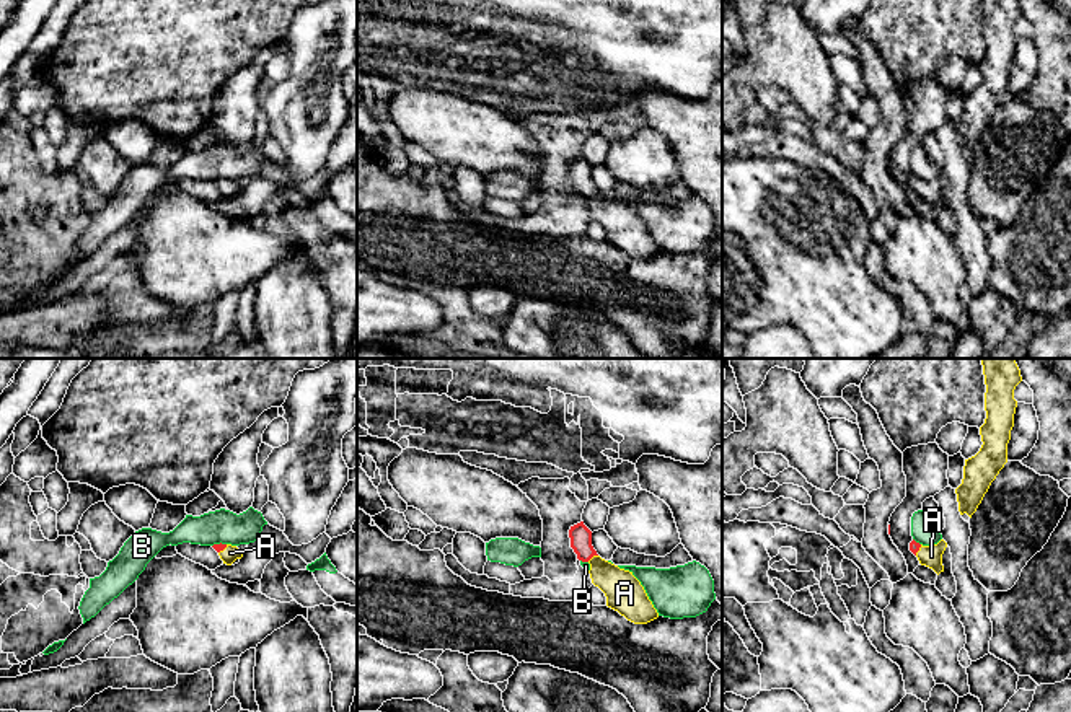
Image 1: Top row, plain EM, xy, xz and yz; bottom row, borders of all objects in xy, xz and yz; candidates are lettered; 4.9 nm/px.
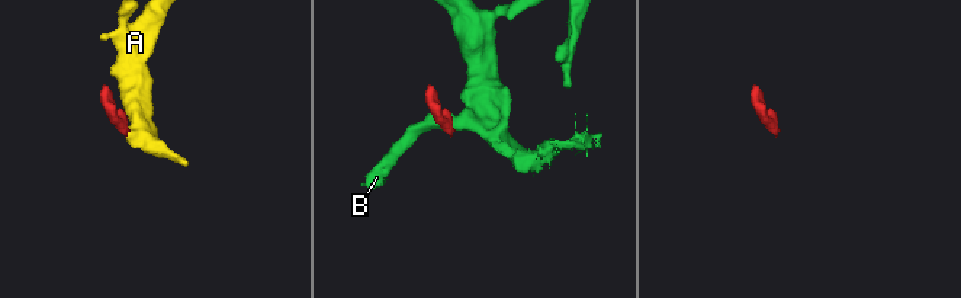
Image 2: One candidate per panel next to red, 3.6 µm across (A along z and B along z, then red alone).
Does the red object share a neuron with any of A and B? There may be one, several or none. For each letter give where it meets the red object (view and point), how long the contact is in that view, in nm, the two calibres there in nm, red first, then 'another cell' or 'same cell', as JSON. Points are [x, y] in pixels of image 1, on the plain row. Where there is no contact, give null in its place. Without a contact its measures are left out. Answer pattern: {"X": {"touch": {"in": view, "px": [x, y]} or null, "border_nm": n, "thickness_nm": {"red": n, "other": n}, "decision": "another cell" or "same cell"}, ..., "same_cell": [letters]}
{"A": {"touch": {"in": "xz", "px": [592, 191]}, "border_nm": 70, "thickness_nm": {"red": 110, "other": 190}, "decision": "same cell"}, "B": {"touch": {"in": "xy", "px": [220, 178]}, "border_nm": 70, "thickness_nm": {"red": 40, "other": 160}, "decision": "another cell"}, "same_cell": ["A"]}

